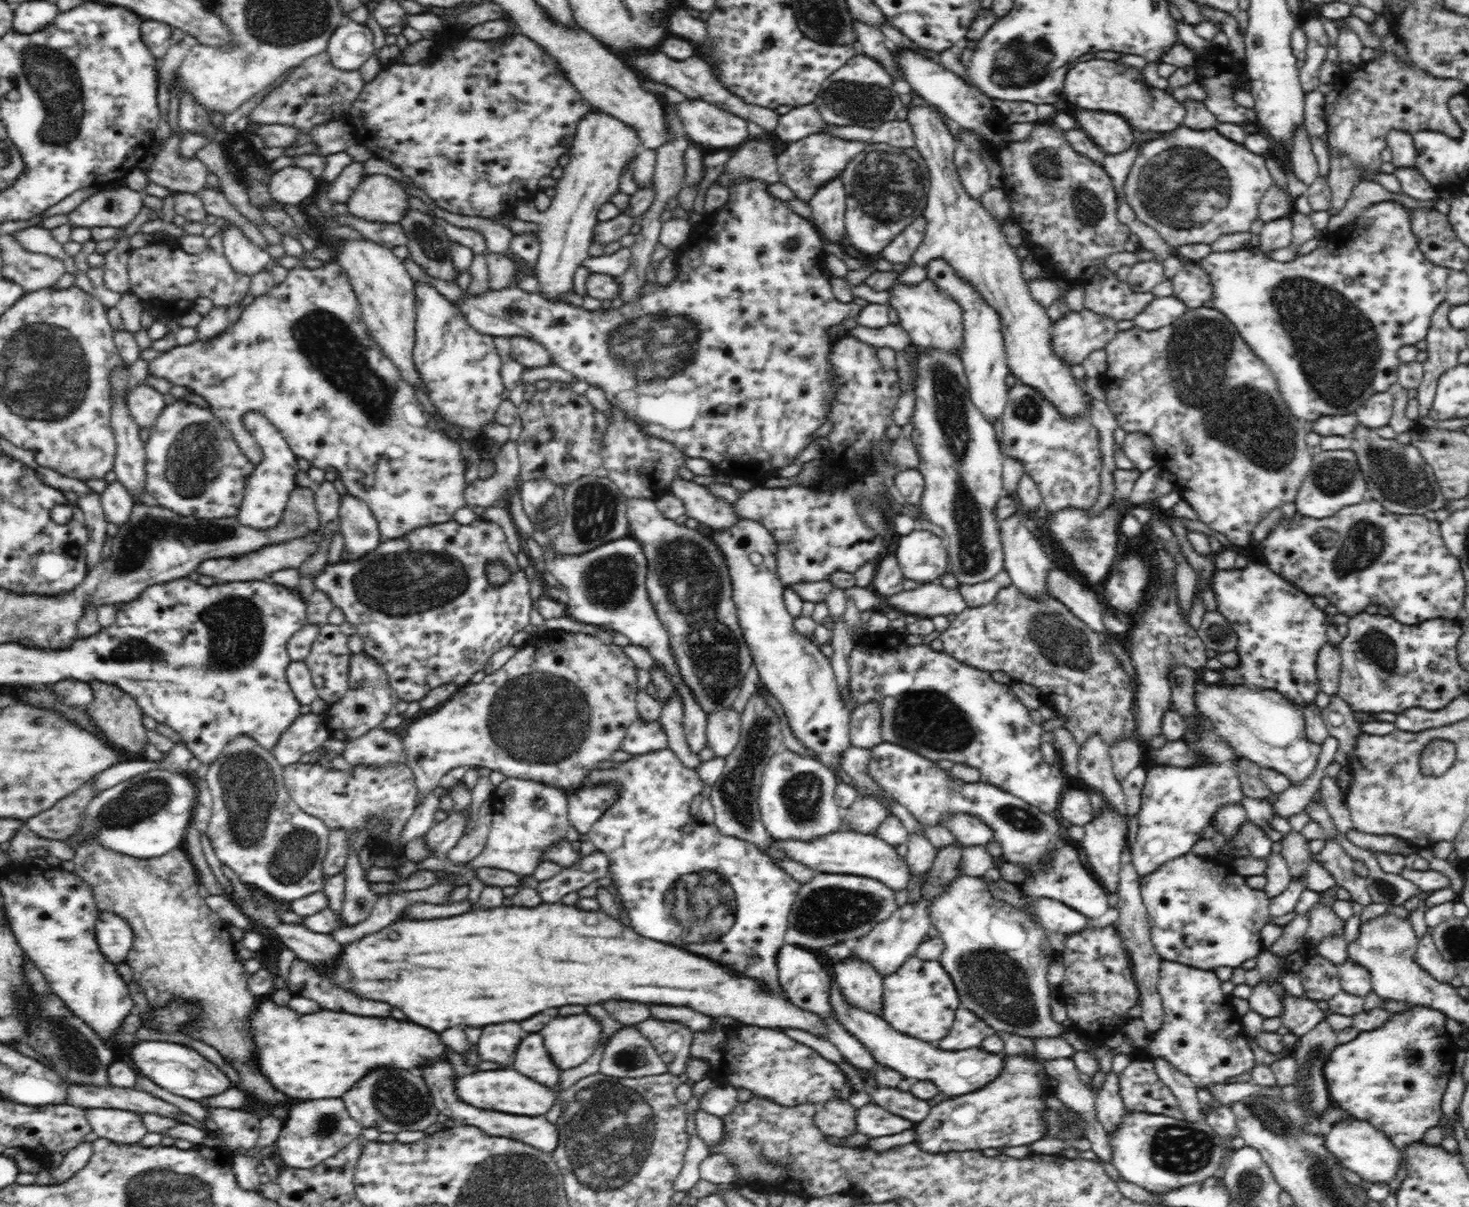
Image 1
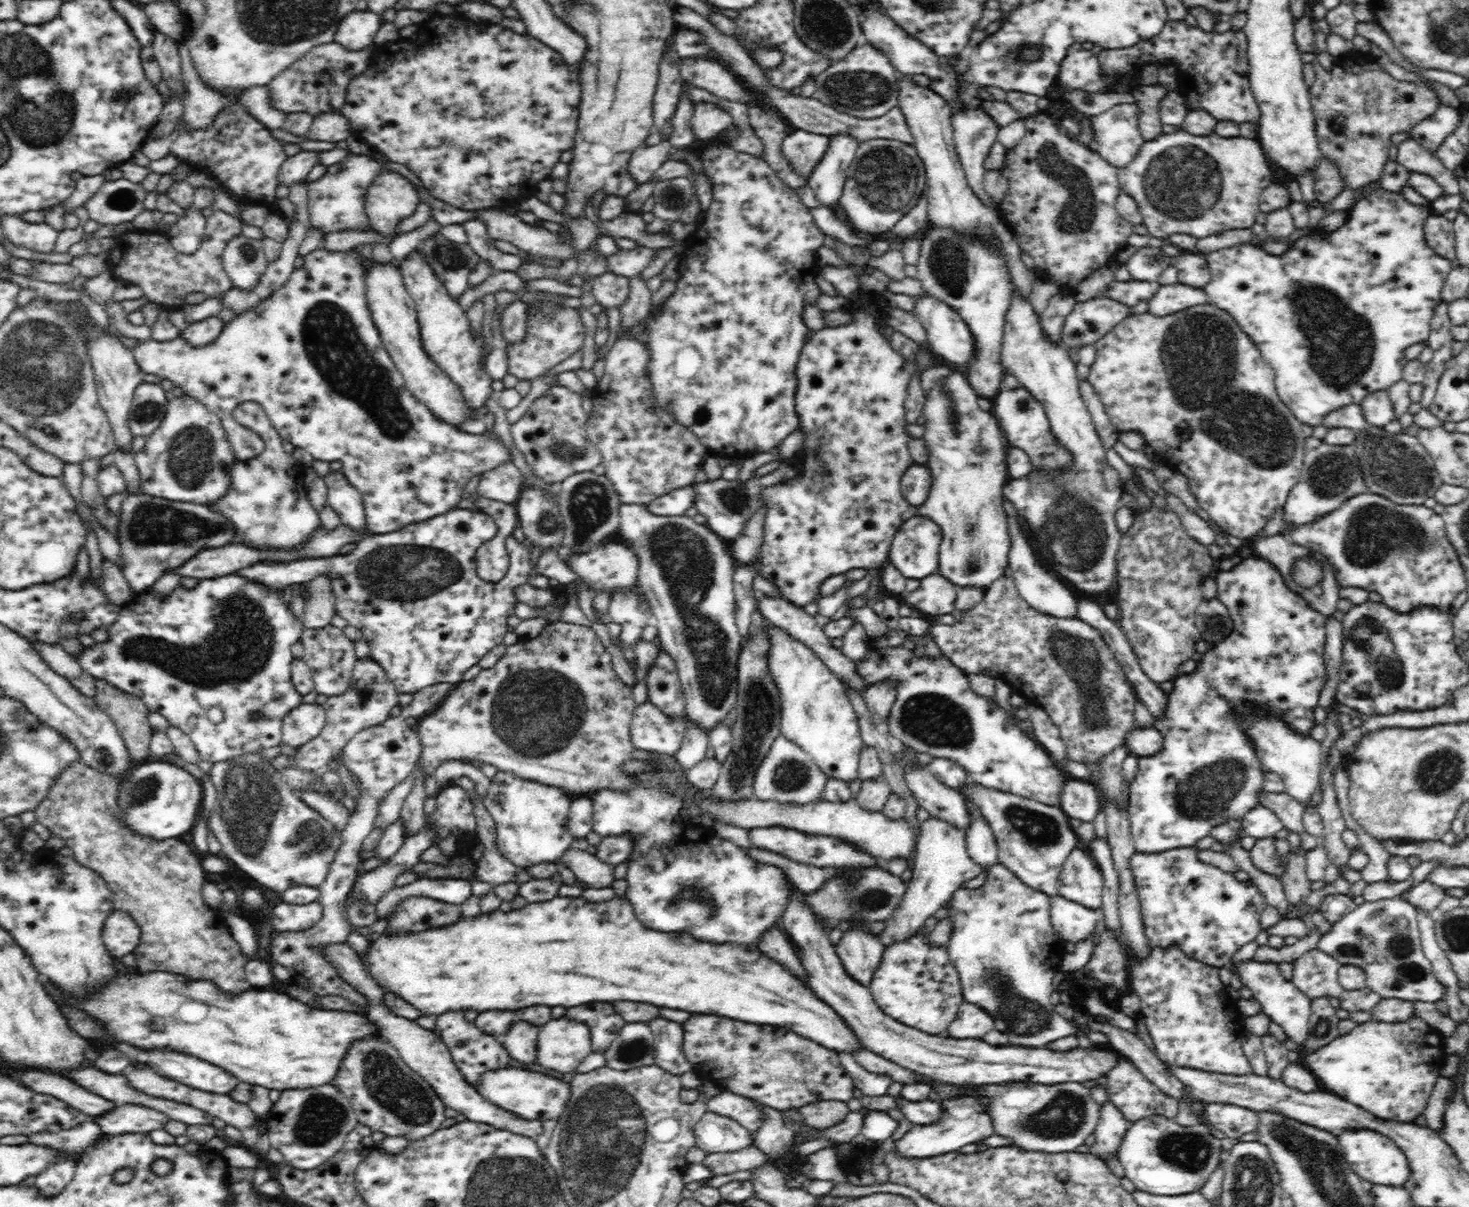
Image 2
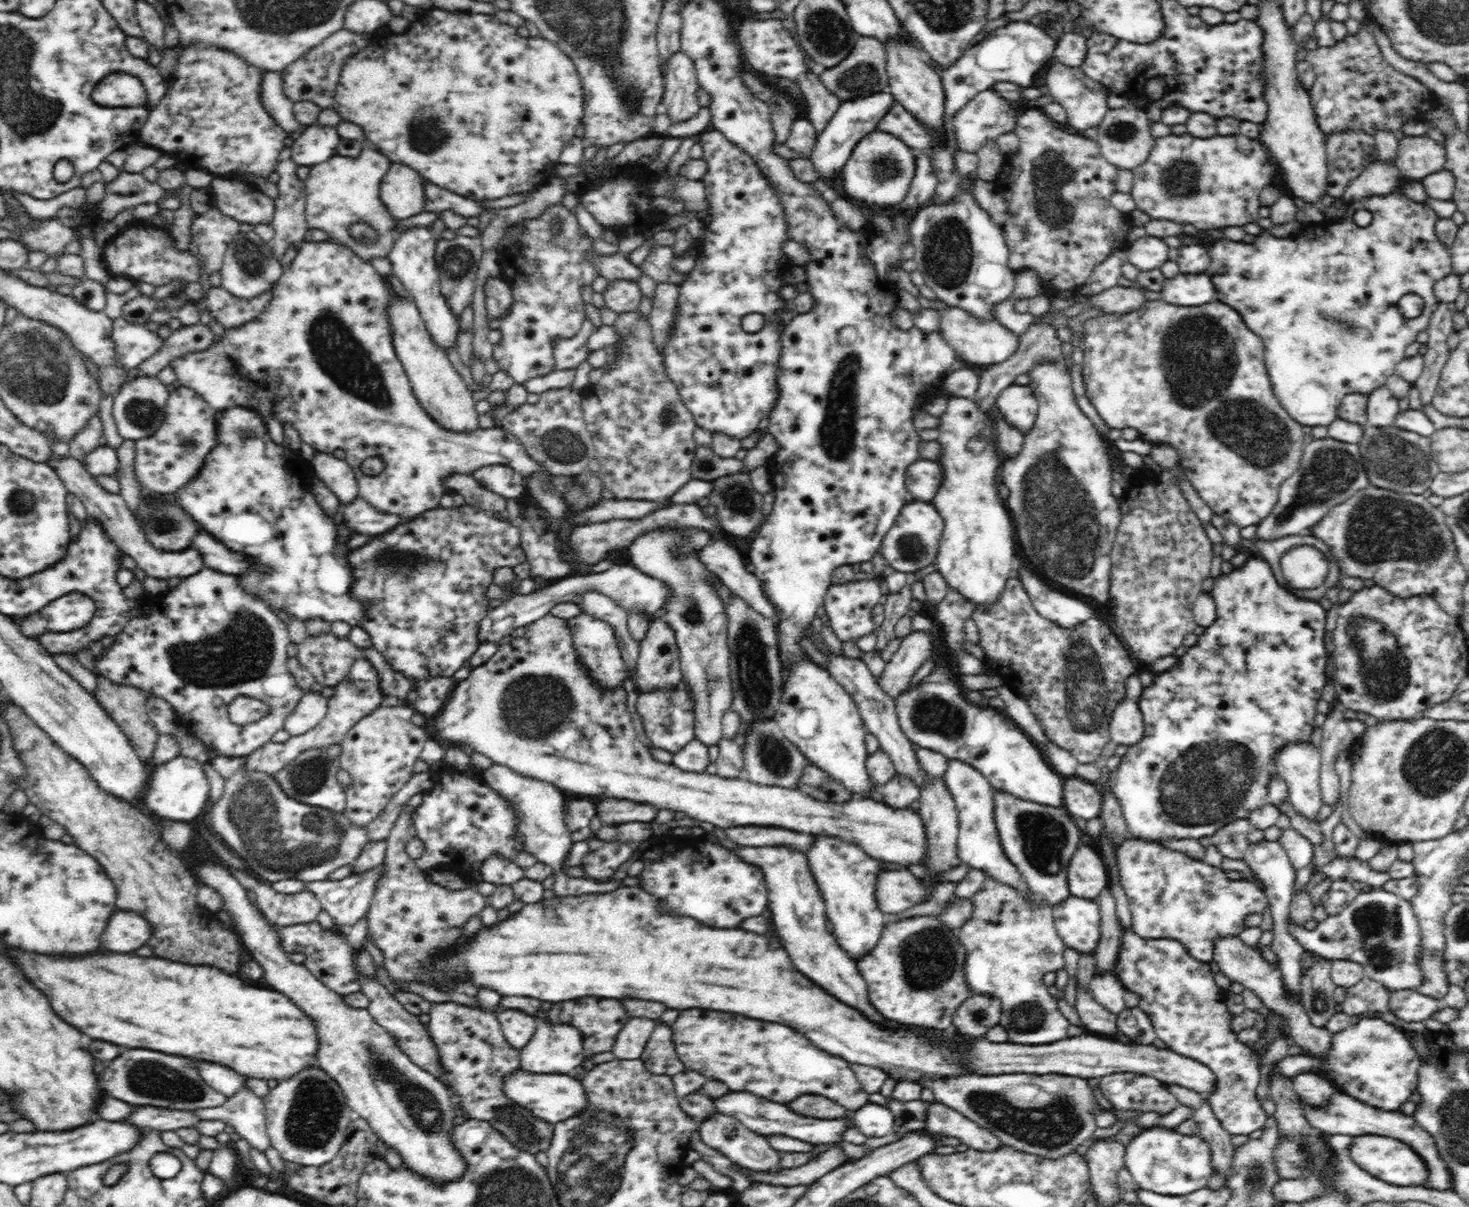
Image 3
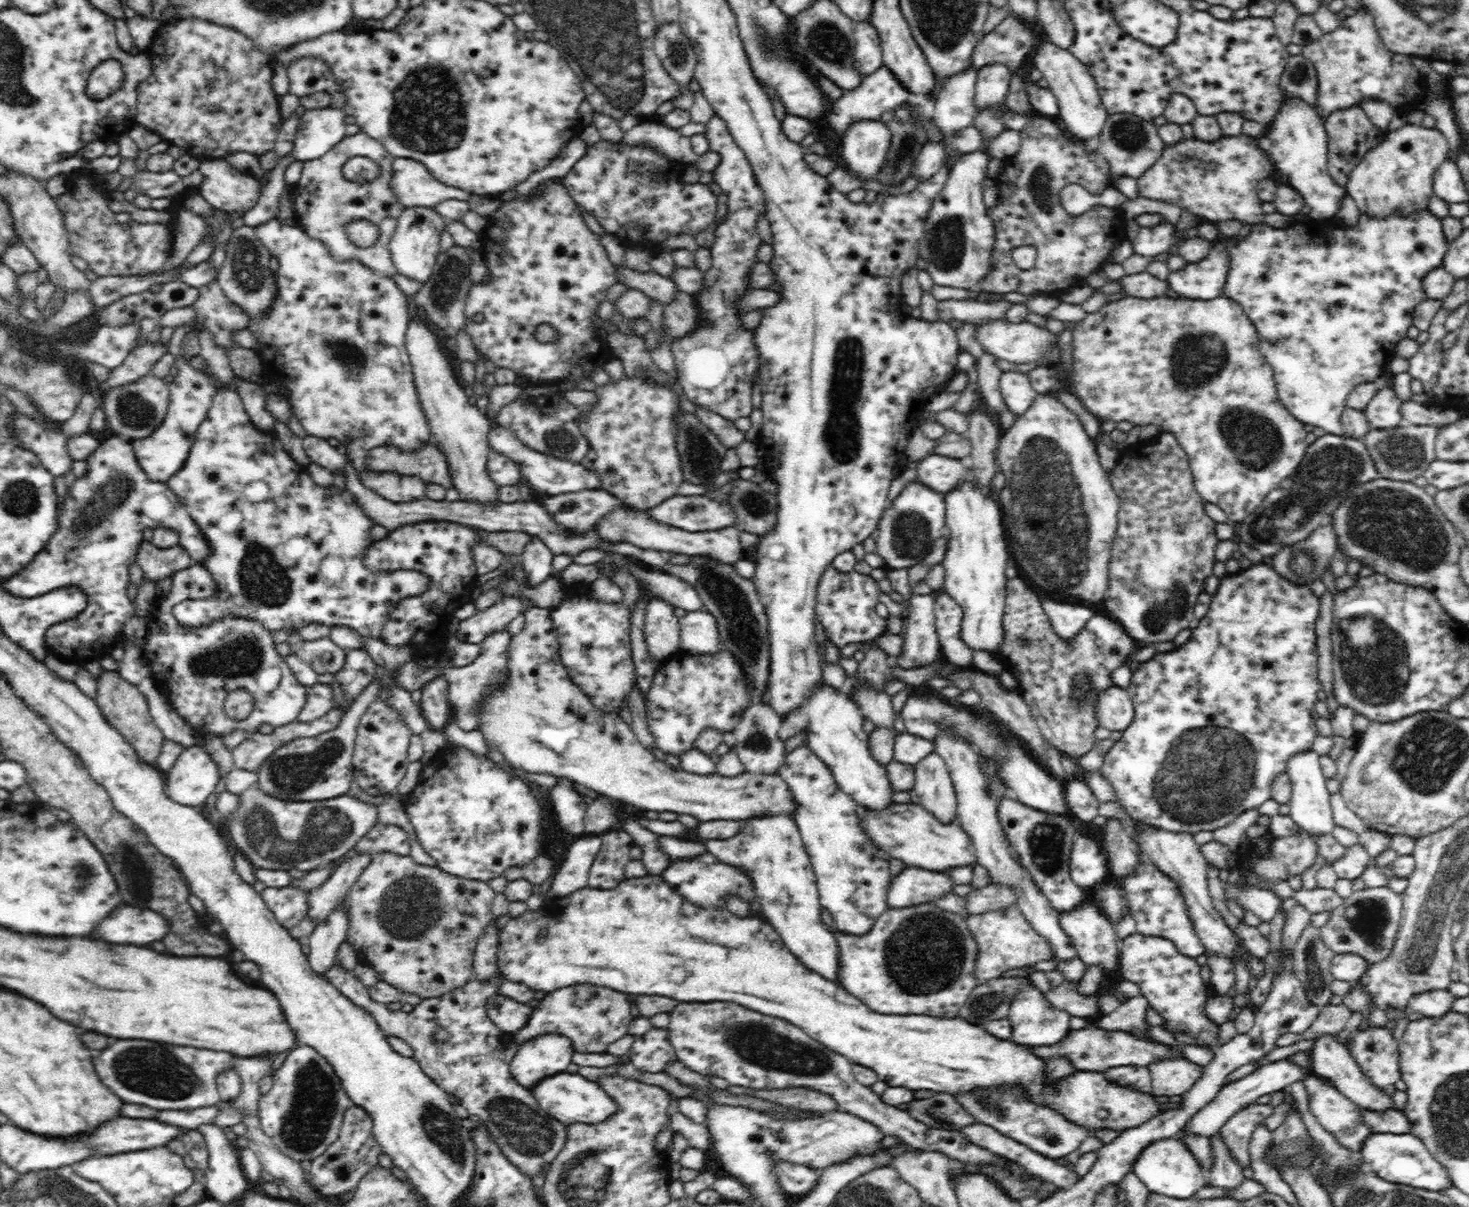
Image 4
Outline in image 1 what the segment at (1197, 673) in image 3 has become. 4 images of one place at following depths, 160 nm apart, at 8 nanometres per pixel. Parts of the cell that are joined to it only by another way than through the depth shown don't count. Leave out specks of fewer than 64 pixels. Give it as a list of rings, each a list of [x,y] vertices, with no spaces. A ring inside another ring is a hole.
[[[1248,563],[1244,568],[1224,568],[1213,572],[1210,586],[1216,595],[1218,613],[1232,625],[1237,637],[1237,652],[1240,663],[1236,668],[1221,670],[1223,680],[1216,685],[1244,685],[1259,689],[1276,691],[1298,707],[1304,708],[1315,702],[1318,694],[1318,672],[1316,669],[1317,654],[1328,644],[1329,618],[1313,604],[1313,598],[1298,590],[1272,572],[1264,563]],[[1199,711],[1198,722],[1189,726],[1186,719],[1186,728],[1184,742],[1200,757],[1198,764],[1190,768],[1159,764],[1146,772],[1137,816],[1137,837],[1130,850],[1139,879],[1153,874],[1156,868],[1167,864],[1168,860],[1188,854],[1201,839],[1204,828],[1212,824],[1219,808],[1225,804],[1238,804],[1245,795],[1235,769],[1242,758],[1234,748],[1216,735],[1214,728]]]

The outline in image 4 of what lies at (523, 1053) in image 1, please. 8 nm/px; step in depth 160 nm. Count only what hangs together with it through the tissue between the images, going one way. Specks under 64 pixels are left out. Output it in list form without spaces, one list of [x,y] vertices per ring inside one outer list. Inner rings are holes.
[[[495,993],[487,999],[486,1012],[498,1028],[508,1034],[522,1030],[532,1014],[533,1008],[516,1002],[507,996]]]

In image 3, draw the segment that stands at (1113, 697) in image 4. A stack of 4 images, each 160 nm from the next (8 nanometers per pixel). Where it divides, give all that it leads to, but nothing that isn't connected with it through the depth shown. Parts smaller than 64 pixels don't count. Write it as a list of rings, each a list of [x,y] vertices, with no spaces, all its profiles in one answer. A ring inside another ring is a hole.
[[[1124,698],[1116,704],[1108,724],[1111,740],[1116,745],[1135,746],[1145,734],[1144,721],[1138,702]]]

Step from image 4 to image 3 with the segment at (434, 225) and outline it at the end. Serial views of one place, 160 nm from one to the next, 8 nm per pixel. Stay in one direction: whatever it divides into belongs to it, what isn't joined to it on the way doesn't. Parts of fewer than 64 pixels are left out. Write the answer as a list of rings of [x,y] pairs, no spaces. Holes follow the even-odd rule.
[[[430,225],[412,226],[412,228],[400,232],[387,259],[392,264],[393,274],[400,279],[404,288],[408,290],[408,294],[412,296],[422,320],[429,330],[429,336],[445,352],[448,352],[450,346],[457,344],[460,321],[459,317],[454,315],[452,309],[448,307],[448,303],[446,303],[445,296],[441,290],[441,280],[439,279],[434,259],[437,239],[430,229]]]

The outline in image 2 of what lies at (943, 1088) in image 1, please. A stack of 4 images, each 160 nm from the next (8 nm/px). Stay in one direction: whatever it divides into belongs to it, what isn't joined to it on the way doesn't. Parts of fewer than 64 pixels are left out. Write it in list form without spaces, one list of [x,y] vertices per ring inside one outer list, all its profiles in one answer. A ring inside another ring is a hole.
[[[789,879],[790,900],[786,906],[786,912],[782,914],[782,924],[784,924],[784,933],[790,939],[792,944],[796,945],[798,955],[802,959],[802,965],[806,969],[806,980],[808,986],[813,990],[815,995],[823,1000],[840,1018],[845,1022],[848,1028],[856,1035],[861,1046],[867,1051],[874,1052],[886,1060],[896,1062],[902,1068],[908,1068],[916,1074],[928,1076],[932,1080],[938,1080],[942,1084],[950,1086],[981,1086],[1000,1084],[1000,1082],[1010,1082],[1010,1080],[1022,1080],[1022,1082],[1034,1082],[1034,1084],[1058,1084],[1058,1082],[1079,1082],[1092,1084],[1102,1076],[1107,1076],[1120,1061],[1125,1058],[1118,1057],[1114,1049],[1108,1046],[1101,1046],[1100,1050],[1082,1050],[1074,1048],[1068,1052],[1052,1052],[1046,1048],[1018,1048],[1018,1045],[990,1046],[982,1040],[954,1040],[954,1038],[940,1038],[927,1032],[922,1032],[914,1027],[906,1026],[898,1020],[889,1017],[874,1000],[873,994],[868,986],[856,982],[844,970],[842,961],[837,955],[835,945],[828,939],[828,931],[823,927],[823,922],[811,908],[807,906],[803,899],[803,893],[792,885]]]

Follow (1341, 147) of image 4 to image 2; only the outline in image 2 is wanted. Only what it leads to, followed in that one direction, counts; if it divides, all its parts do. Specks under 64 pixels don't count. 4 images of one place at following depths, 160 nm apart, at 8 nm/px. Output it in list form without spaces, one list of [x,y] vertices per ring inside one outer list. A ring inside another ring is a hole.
[[[1321,157],[1315,171],[1316,201],[1329,204],[1344,190],[1344,176],[1332,161]]]

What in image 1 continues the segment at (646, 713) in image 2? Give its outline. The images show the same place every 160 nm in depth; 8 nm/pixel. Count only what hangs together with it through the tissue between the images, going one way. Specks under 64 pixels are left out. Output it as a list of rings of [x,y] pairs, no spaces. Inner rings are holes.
[[[638,718],[636,722],[628,726],[626,737],[619,748],[628,754],[643,755],[668,749],[668,737],[660,721],[648,722]]]

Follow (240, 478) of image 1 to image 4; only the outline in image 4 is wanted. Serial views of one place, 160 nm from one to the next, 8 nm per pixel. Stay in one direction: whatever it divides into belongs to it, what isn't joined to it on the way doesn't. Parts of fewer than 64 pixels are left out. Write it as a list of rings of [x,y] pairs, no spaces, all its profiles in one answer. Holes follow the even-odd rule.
[[[186,325],[176,327],[168,344],[168,352],[177,357],[174,366],[178,368],[178,372],[168,384],[170,401],[162,424],[150,436],[130,440],[136,460],[150,480],[166,483],[174,476],[174,472],[178,472],[184,466],[188,452],[196,440],[196,430],[208,414],[215,396],[216,388],[211,383],[210,375],[194,370],[189,365],[190,358],[180,355],[182,340],[192,329]]]

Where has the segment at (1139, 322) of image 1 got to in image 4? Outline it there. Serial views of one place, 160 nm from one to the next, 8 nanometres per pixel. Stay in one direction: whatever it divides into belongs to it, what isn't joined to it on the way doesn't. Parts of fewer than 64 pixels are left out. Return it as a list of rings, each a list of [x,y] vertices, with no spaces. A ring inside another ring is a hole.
[[[1214,243],[1207,258],[1195,264],[1187,264],[1183,270],[1171,272],[1167,282],[1180,299],[1212,300],[1224,296],[1223,288],[1229,266],[1230,257],[1225,252],[1224,244]]]

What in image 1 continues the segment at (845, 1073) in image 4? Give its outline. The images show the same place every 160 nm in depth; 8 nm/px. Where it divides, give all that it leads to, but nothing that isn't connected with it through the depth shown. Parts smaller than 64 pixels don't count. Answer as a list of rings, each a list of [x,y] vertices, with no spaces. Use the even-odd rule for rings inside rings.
[[[718,1026],[712,1032],[696,1034],[690,1044],[690,1056],[707,1061],[709,1076],[736,1089],[749,1090],[752,1095],[770,1099],[784,1107],[812,1103],[816,1107],[841,1096],[846,1085],[846,1074],[834,1062],[826,1060],[806,1044],[792,1040],[780,1029],[724,1028]]]

